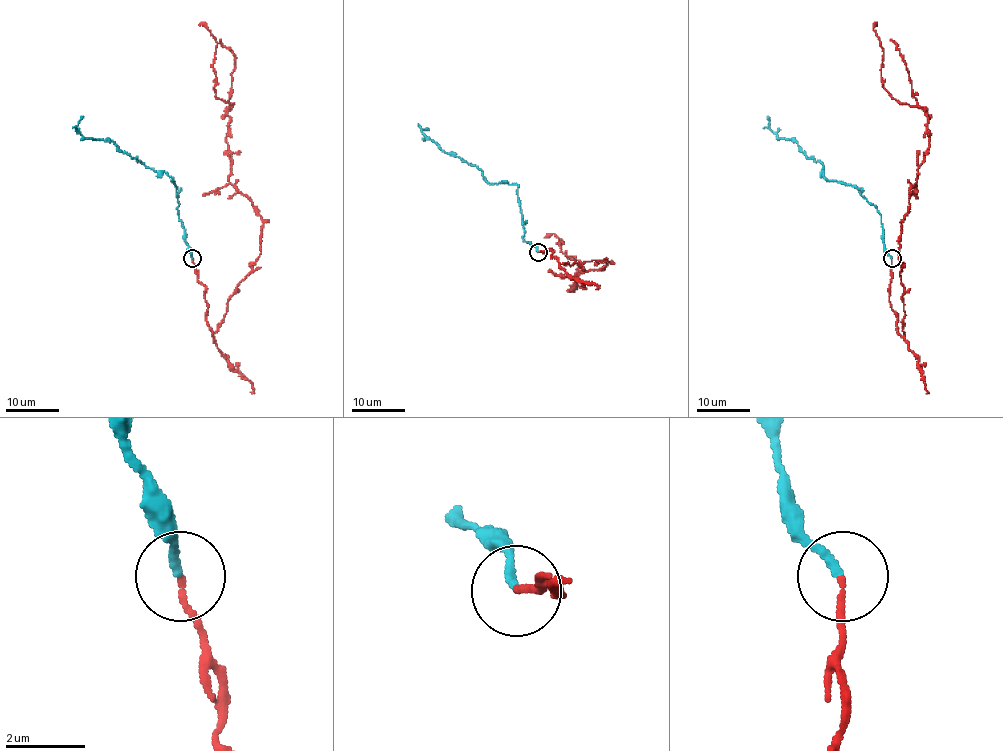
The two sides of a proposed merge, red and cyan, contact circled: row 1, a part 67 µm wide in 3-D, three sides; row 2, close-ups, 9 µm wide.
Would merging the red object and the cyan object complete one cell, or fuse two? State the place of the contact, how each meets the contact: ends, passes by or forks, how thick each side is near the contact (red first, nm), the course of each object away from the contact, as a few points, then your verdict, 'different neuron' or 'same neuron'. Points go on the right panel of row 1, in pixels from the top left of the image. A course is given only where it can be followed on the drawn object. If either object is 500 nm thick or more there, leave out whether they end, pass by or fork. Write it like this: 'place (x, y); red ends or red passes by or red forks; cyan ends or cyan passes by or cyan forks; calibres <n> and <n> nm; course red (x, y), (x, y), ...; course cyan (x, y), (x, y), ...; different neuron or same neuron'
place (892, 258); red ends; cyan ends; calibres 130 and 200 nm; course red (891, 258), (889, 302), (902, 336), (901, 221), (930, 133), (926, 113), (883, 87), (877, 24); course cyan (891, 258), (877, 209), (856, 188), (825, 178), (822, 165), (768, 127), (768, 116); different neuron

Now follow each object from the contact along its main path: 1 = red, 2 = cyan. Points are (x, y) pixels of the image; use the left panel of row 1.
1: (192, 258), (213, 336), (261, 253), (263, 221), (229, 181), (233, 104), (216, 96), (217, 42), (198, 24)
2: (192, 258), (172, 178), (124, 153), (112, 141), (86, 139), (76, 127), (83, 116)

